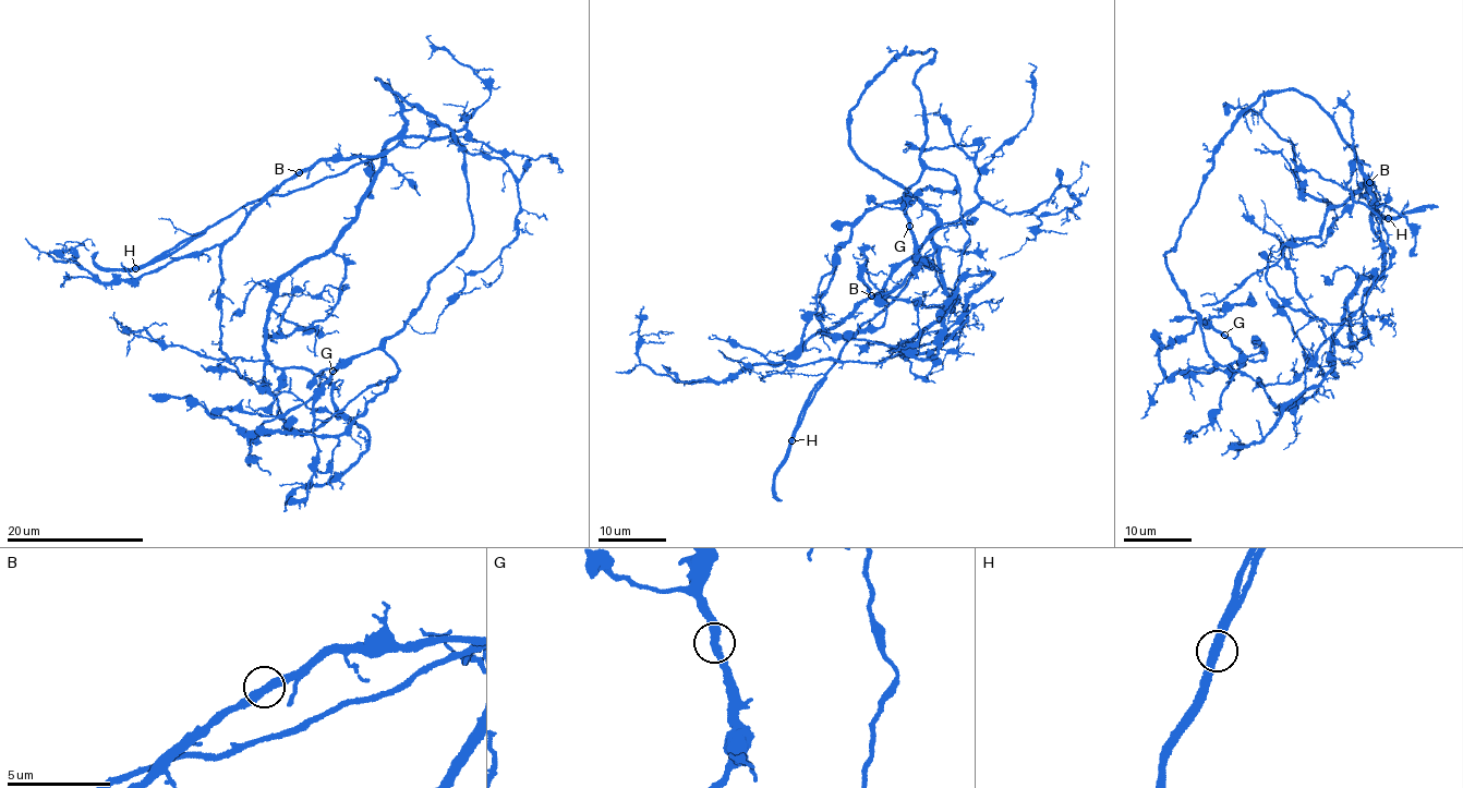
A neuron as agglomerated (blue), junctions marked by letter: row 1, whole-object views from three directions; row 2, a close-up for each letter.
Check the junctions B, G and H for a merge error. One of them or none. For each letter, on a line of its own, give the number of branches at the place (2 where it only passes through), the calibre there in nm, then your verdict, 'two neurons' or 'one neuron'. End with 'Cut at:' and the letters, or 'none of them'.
B: 2 | 340 nm | one neuron
G: 2 | 360 nm | one neuron
H: 2 | 360 nm | two neurons
Cut at: H

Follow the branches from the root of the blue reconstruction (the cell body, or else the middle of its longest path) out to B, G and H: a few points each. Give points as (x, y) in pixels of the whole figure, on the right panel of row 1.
B: (1371, 274), (1377, 279), (1385, 261), (1370, 215), (1371, 192), (1368, 188), (1367, 194), (1362, 193), (1369, 182)
G: (1371, 274), (1316, 354), (1321, 384), (1302, 400), (1279, 408), (1257, 380), (1221, 366), (1200, 322), (1224, 335)
H: (1371, 274), (1377, 279), (1385, 261), (1370, 215), (1371, 198), (1377, 204), (1373, 194), (1377, 211), (1388, 218)

